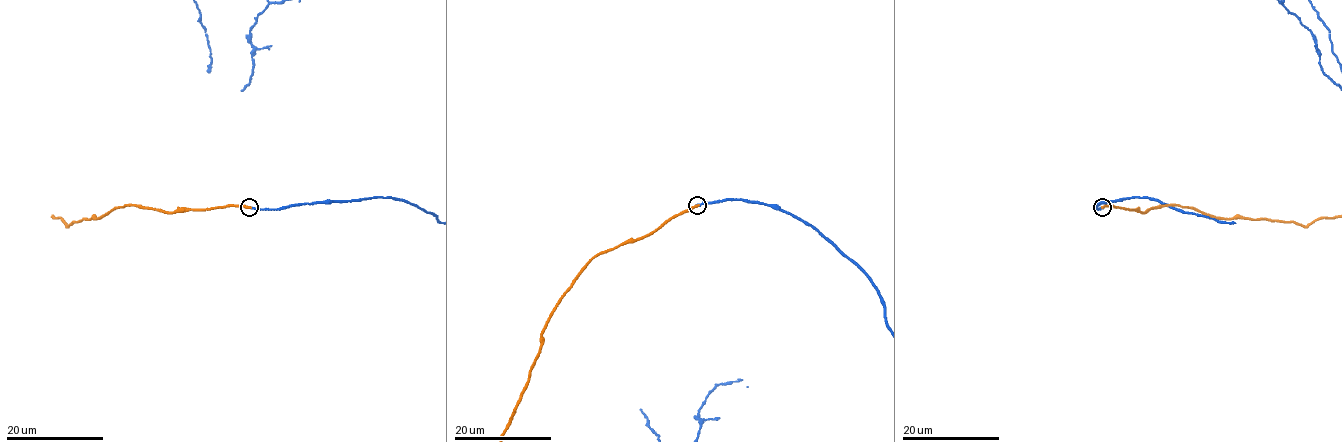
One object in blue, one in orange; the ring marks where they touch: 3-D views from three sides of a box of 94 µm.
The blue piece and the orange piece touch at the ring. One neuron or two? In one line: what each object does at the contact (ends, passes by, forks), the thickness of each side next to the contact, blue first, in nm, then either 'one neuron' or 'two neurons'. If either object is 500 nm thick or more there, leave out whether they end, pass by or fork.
blue ends | orange ends | 240/320 nm | one neuron

